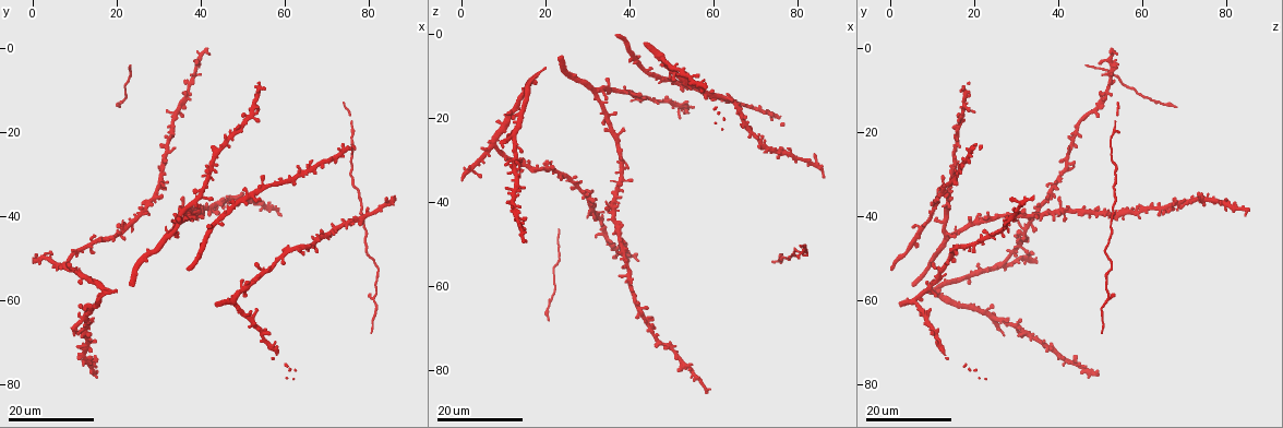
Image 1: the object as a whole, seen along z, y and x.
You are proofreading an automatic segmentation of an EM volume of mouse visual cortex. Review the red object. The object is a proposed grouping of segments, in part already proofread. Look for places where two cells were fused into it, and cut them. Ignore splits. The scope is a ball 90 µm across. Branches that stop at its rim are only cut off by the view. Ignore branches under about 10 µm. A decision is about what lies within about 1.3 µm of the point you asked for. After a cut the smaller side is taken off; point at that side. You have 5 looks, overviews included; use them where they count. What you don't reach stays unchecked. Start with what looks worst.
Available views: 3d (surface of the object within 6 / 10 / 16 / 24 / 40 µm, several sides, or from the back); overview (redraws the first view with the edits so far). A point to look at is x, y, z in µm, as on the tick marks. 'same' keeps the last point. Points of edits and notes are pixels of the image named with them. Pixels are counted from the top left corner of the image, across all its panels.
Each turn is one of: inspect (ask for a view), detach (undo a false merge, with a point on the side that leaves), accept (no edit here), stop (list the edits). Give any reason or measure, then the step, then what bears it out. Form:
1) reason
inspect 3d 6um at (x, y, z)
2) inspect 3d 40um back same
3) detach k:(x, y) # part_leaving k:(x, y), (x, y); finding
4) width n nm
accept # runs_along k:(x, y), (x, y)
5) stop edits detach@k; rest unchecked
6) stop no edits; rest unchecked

four or more arms meet
inspect 3d 16um at (34.0, 16.0, 47.5)

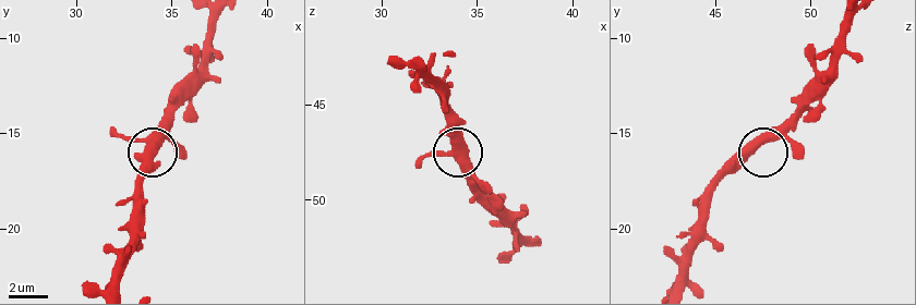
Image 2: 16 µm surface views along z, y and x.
inspect 3d 10um at (33.6, 15.4, 47.6)

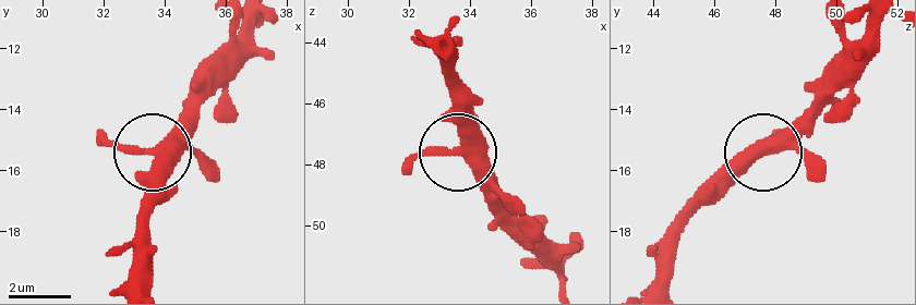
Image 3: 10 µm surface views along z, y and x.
width 380 nm
accept # runs_along 3:(132, 283), (151, 154), (211, 90); all the same cell

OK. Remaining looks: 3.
inspect 3d 24um at (60.5, 48.5, 14.5)

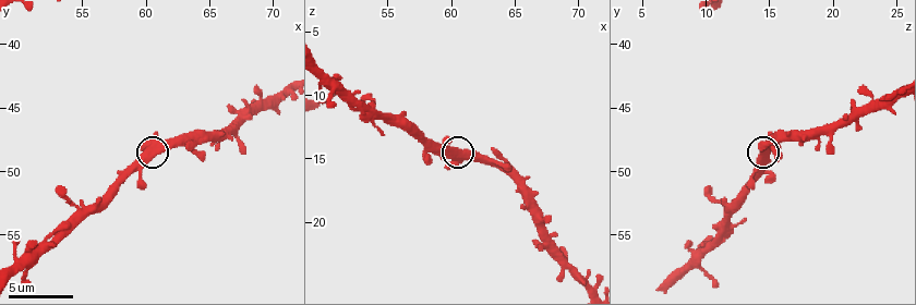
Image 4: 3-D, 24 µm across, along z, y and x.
inspect 3d 6um at (60.4, 48.8, 14.6)

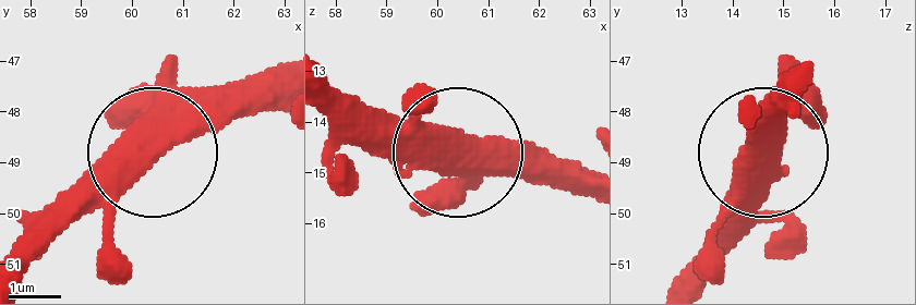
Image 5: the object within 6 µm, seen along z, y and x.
width 520 nm
accept # runs_along 5:(23, 275), (253, 83); one cell here

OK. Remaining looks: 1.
stop no edits; rest unchecked

